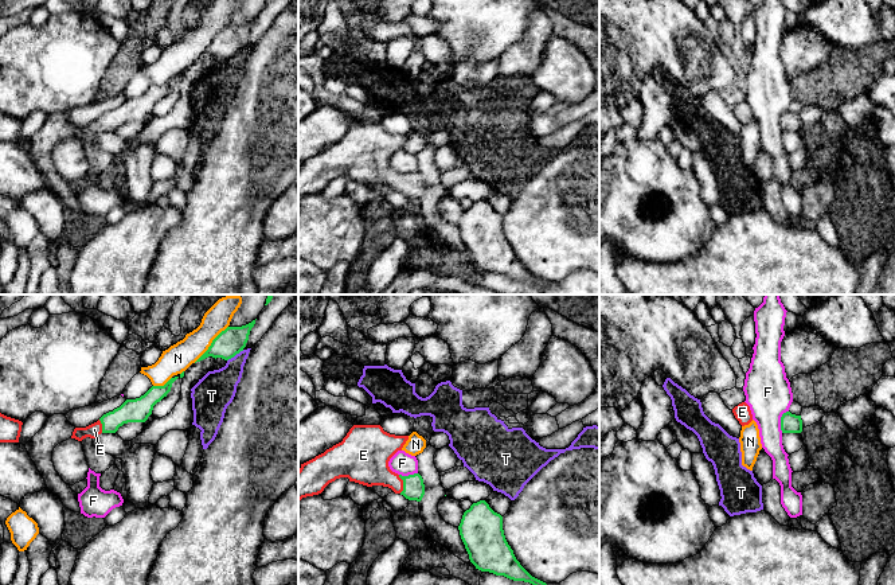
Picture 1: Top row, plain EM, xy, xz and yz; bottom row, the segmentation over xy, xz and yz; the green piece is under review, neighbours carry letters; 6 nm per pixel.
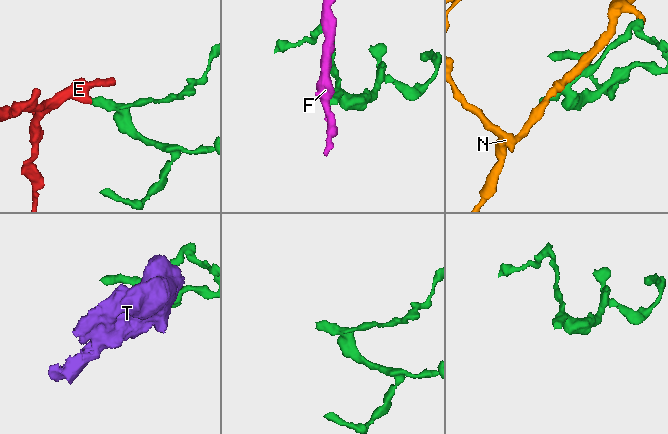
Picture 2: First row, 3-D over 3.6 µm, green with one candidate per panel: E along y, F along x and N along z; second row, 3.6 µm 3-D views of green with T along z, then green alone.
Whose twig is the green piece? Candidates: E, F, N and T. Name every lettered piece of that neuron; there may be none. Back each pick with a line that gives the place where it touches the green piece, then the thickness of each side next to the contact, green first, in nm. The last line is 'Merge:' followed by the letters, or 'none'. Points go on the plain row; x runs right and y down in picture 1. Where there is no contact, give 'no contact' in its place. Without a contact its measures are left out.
E: contact xz (403, 183); calibres 130 and 240 nm
Merge: E

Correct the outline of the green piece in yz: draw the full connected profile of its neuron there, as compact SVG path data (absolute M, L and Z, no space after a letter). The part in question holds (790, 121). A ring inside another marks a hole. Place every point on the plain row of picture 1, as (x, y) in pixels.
M790 110L783 112L781 116L781 129L782 132L801 132L801 114L792 113Z

